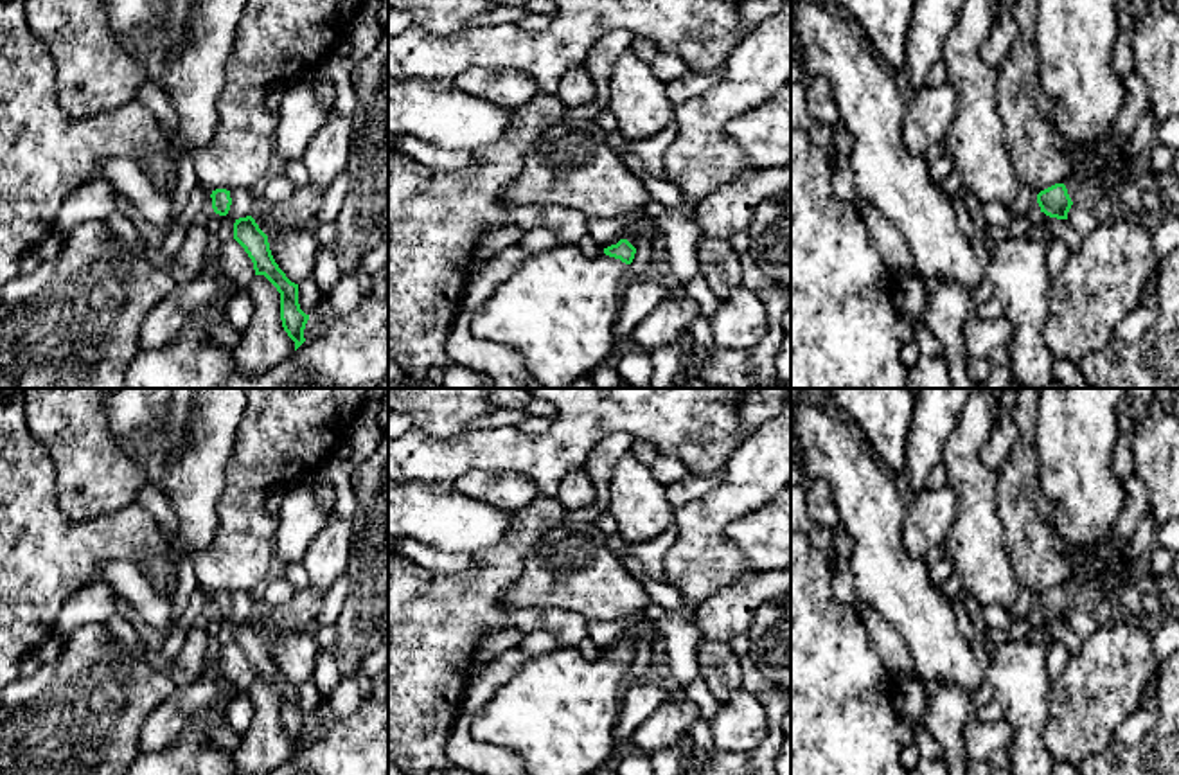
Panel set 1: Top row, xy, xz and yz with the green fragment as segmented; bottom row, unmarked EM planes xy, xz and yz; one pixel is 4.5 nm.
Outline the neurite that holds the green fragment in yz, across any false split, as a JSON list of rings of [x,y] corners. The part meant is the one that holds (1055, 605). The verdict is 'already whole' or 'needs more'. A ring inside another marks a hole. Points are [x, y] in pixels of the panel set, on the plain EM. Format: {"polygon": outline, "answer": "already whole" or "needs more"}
{"polygon": [[[1039,388],[1035,412],[1035,451],[1039,466],[1041,491],[1055,503],[1050,525],[1062,543],[1062,548],[1071,556],[1071,572],[1062,586],[1055,586],[1037,597],[1041,615],[1050,620],[1068,622],[1073,601],[1086,590],[1095,593],[1100,588],[1118,588],[1127,583],[1148,584],[1150,575],[1145,575],[1134,561],[1129,559],[1125,543],[1113,536],[1114,525],[1127,503],[1125,485],[1113,471],[1113,451],[1118,439],[1118,406],[1127,397],[1129,388]]], "answer": "needs more"}

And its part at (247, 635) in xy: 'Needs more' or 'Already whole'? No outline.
Already whole

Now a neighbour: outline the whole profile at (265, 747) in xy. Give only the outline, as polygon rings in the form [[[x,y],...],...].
[[[255,678],[246,694],[255,714],[232,761],[239,775],[268,775],[295,755],[295,744],[282,730],[277,690],[264,678]]]

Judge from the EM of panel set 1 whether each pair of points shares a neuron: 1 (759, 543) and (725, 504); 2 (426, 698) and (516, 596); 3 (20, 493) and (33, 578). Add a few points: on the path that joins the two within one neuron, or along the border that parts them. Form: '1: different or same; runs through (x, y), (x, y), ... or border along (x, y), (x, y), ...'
1: different; border along (771, 497), (726, 529), (726, 536), (746, 561)
2: different; border along (522, 567), (502, 605), (547, 608)
3: same; runs through (20, 515), (20, 556)

